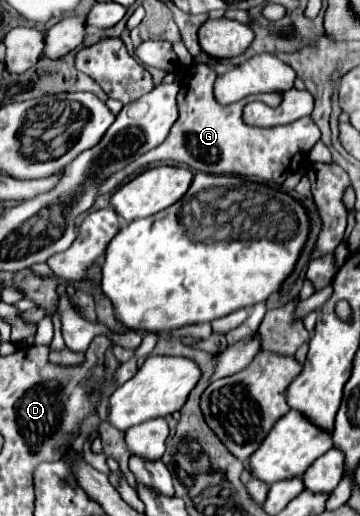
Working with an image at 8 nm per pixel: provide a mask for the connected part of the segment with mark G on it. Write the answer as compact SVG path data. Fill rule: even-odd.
M193 64L185 70L185 76L181 80L181 90L177 94L177 106L179 106L179 118L171 126L169 136L163 144L153 148L151 152L143 154L129 166L125 166L121 172L113 174L109 180L105 180L99 186L99 194L107 194L117 190L125 180L139 174L147 166L159 164L159 162L177 162L185 164L193 170L207 172L207 174L241 174L241 176L257 176L265 182L283 184L289 174L299 168L299 164L305 162L307 154L315 146L315 142L321 138L321 132L317 124L311 120L311 116L305 116L293 124L287 126L275 126L275 128L257 128L247 126L241 118L243 106L247 102L259 100L267 106L275 108L281 102L281 94L259 94L251 98L243 98L243 102L235 102L231 106L223 106L215 102L213 96L213 84L215 84L217 72L209 68L207 64Z

